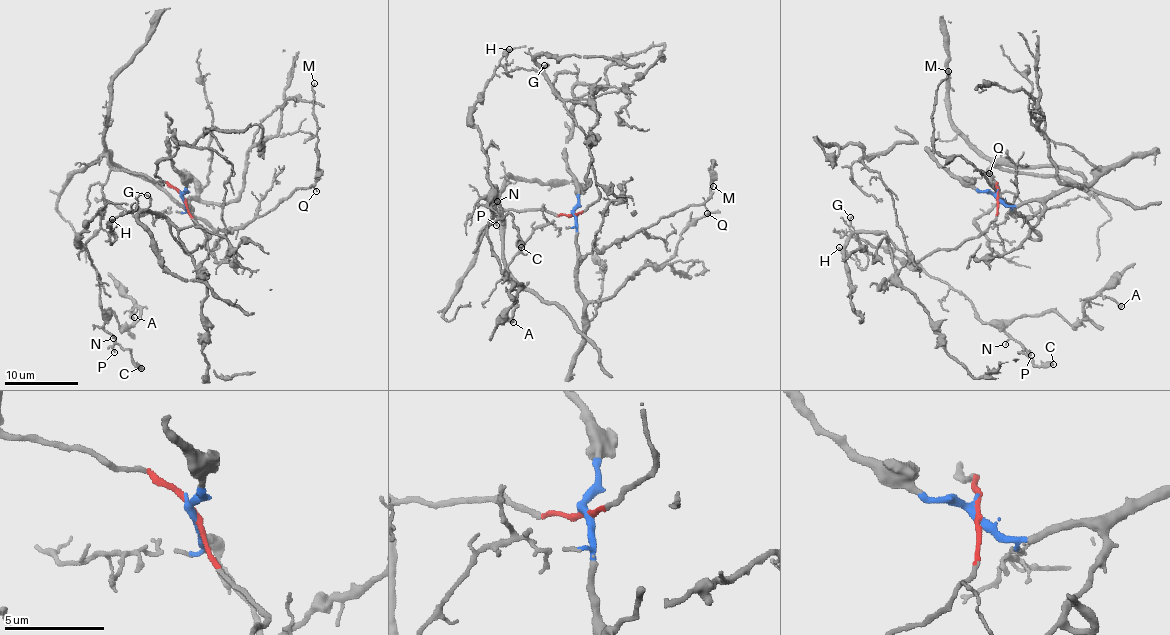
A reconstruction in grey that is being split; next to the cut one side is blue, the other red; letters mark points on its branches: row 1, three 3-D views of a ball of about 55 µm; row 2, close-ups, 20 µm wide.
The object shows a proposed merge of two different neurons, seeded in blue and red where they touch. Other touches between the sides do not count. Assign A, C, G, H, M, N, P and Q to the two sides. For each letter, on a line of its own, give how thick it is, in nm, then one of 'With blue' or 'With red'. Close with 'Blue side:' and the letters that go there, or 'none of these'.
A: Thickness 360 nm. With red
C: Thickness 440 nm. With red
G: Thickness 190 nm. With red
H: Thickness 240 nm. With red
M: Thickness 150 nm. With blue
N: Thickness 140 nm. With red
P: Thickness 110 nm. With red
Q: Thickness 100 nm. With blue
Blue side: M, Q

